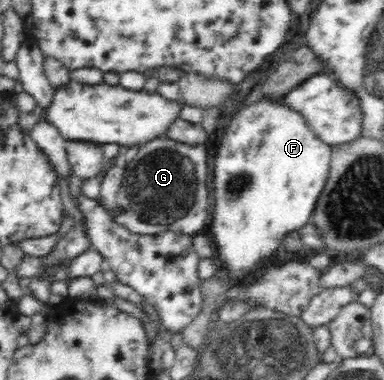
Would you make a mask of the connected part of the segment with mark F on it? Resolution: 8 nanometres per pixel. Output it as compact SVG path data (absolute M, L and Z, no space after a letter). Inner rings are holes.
M263 96L261 100L256 100L248 106L244 106L238 114L234 115L230 125L227 126L226 132L219 143L214 148L212 164L214 164L214 196L216 196L216 204L214 204L214 226L212 226L212 234L214 234L214 240L218 244L218 250L222 252L218 258L220 263L227 270L231 271L233 276L242 276L245 271L254 269L256 264L264 260L264 258L272 256L272 252L281 246L280 240L286 232L298 230L300 226L304 226L308 220L310 220L310 214L314 210L314 204L316 204L316 198L320 196L324 184L326 184L326 178L328 178L328 170L331 168L332 151L335 146L328 144L327 141L322 140L312 130L311 125L307 123L302 112L298 109L292 108L288 105L284 97L278 96Z

